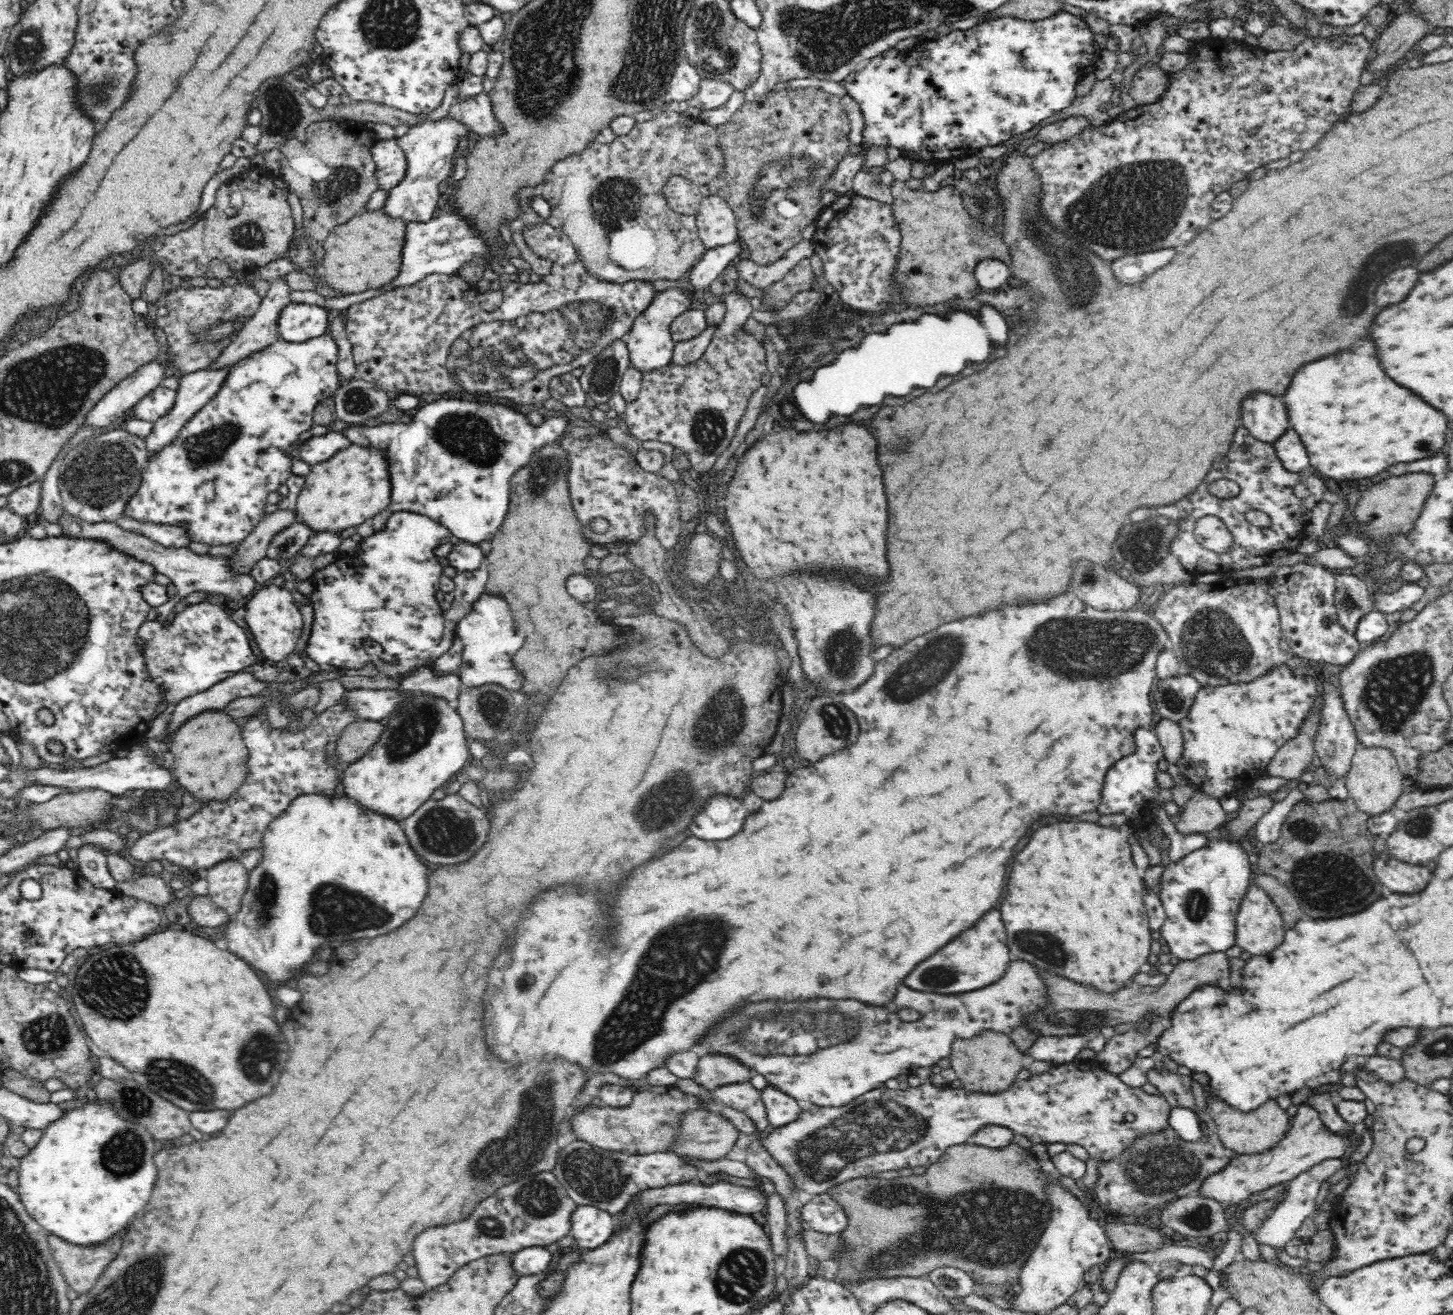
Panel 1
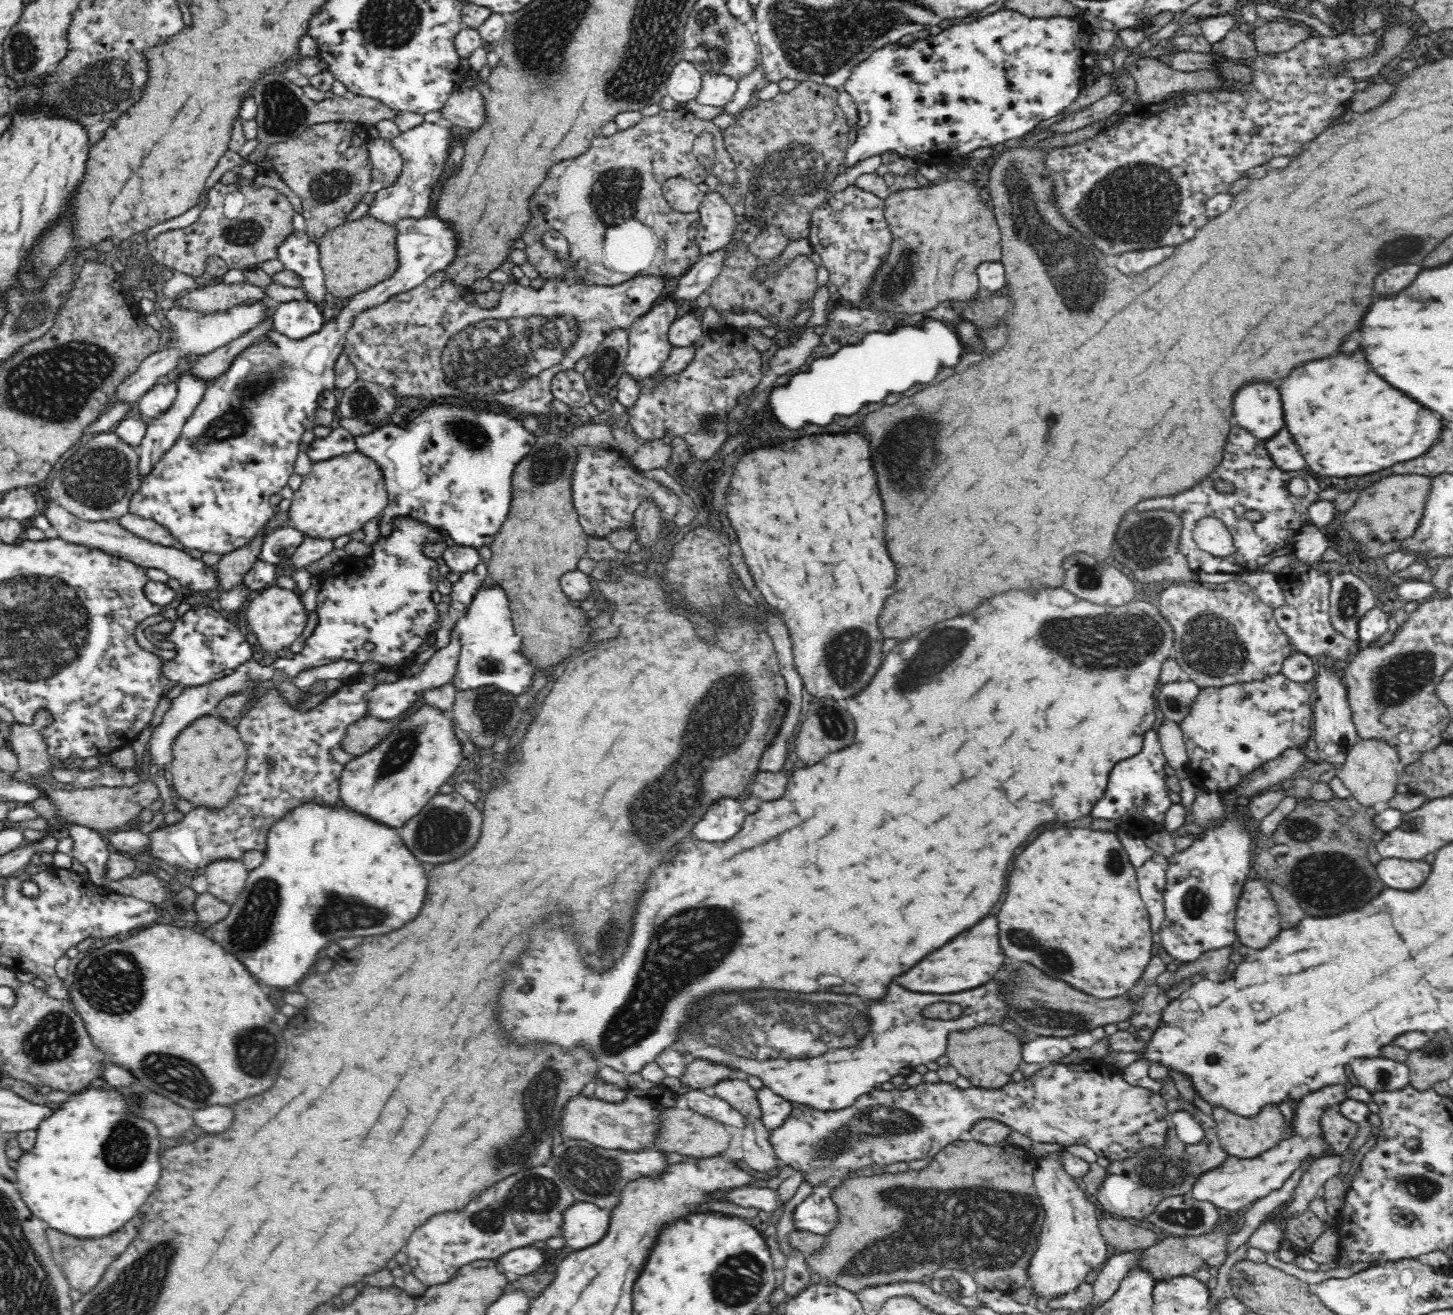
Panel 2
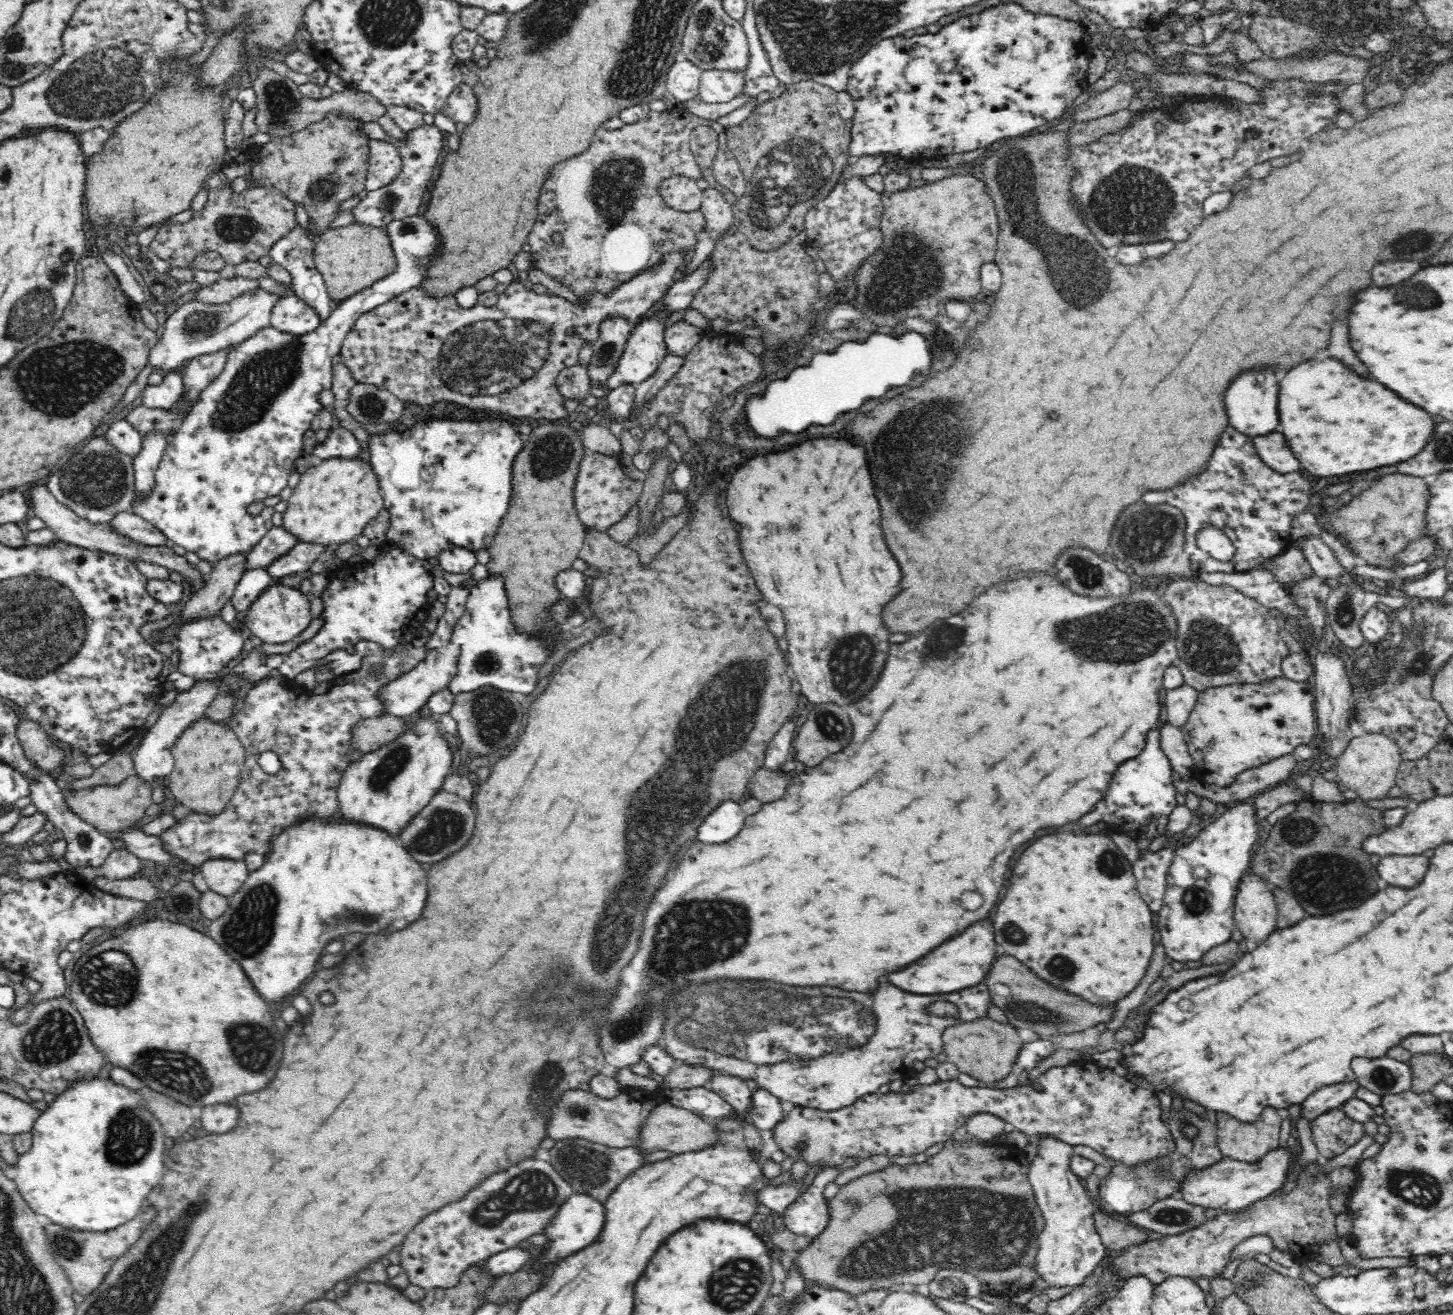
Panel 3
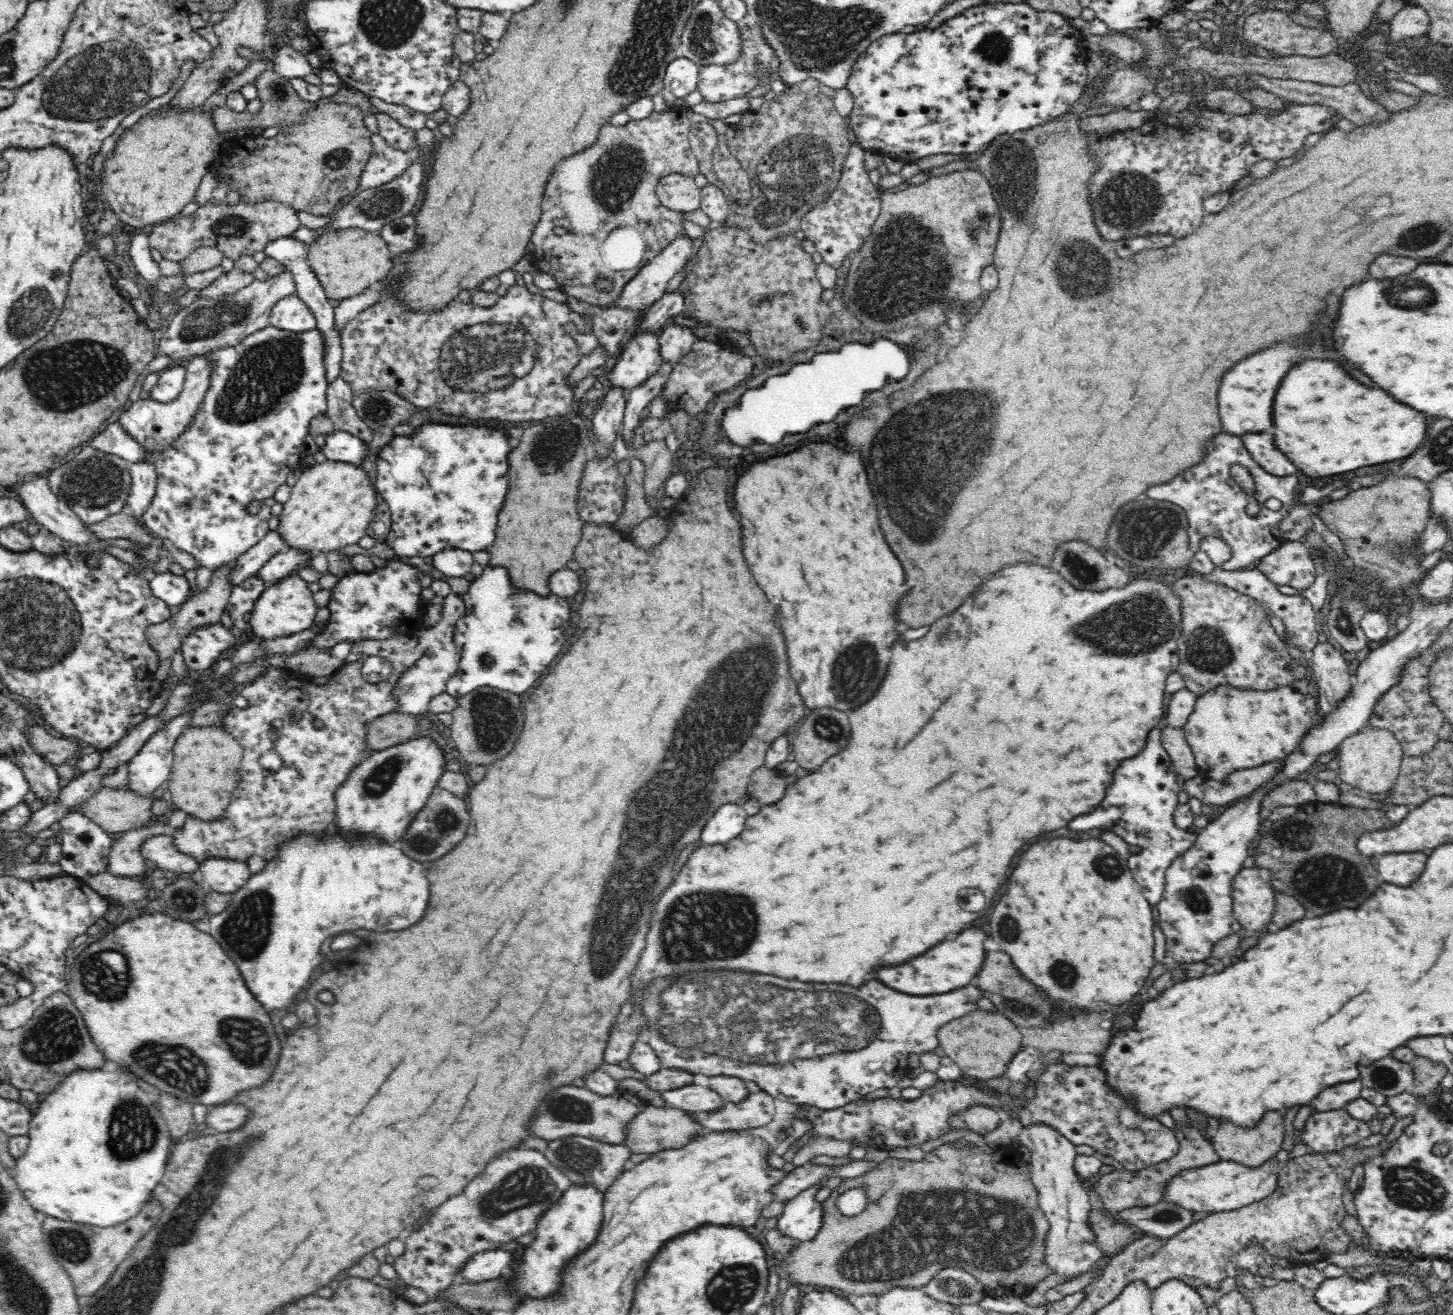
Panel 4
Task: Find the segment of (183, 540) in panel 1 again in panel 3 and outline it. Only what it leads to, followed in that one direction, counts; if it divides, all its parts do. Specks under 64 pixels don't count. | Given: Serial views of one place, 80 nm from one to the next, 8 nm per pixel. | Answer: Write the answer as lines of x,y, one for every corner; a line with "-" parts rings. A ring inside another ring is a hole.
119,512
105,522
105,526
114,534
142,546
155,547
166,544
165,536
134,512

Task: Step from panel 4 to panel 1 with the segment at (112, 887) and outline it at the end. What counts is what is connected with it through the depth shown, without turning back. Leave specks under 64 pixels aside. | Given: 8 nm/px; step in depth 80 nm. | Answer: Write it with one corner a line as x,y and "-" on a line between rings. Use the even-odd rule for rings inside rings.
144,875
136,880
128,879
115,882
114,889
152,904
168,904
178,890
174,884
166,884
162,878
156,875

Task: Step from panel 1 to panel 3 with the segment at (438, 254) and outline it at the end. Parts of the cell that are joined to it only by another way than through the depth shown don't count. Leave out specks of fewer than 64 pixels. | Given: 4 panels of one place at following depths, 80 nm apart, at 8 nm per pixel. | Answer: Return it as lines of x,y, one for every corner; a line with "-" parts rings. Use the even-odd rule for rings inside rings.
420,216
394,220
385,230
398,264
398,270
392,276
382,278
362,292
339,301
330,318
312,332
293,335
268,326
226,351
224,370
200,394
199,401
184,418
180,430
165,446
156,470
152,494
139,504
134,501
130,508
130,512
141,516
159,530
166,540
172,540
175,549
182,553
194,552
201,560
215,565
234,554
247,553
273,527
274,507
262,506
256,516
248,512
248,507
269,496
276,496
288,486
289,474
295,470
294,462
302,454
304,432
310,428
313,416
327,408
318,398
320,392
331,389
332,360
338,356
345,334
361,314
416,287
424,274
424,262
434,250
436,236

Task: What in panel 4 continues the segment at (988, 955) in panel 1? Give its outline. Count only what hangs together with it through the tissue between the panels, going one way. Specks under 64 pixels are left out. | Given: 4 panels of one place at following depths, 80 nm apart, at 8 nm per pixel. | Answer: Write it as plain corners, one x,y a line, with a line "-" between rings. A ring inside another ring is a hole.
964,930
962,934
954,936
956,940
944,940
936,944
934,948
926,950
922,956
912,958
904,964
896,966
880,966
874,970
874,976
888,988
912,996
932,996
932,994
944,994
948,990
968,985
973,980
980,968
980,958
984,958
982,940
986,938
982,930

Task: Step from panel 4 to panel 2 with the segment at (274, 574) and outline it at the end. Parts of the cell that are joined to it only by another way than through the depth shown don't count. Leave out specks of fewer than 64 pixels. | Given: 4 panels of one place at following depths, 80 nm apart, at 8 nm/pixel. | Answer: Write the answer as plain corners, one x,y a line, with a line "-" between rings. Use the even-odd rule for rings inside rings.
305,537
288,560
284,559
276,564
278,575
289,573
292,570
305,570
306,566
314,564
316,560
326,556
333,548
332,540

